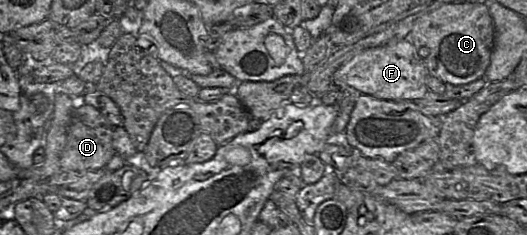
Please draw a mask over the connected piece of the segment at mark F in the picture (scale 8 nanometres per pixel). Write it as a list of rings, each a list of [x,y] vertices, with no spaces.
[[[407,38],[361,51],[342,64],[333,74],[333,84],[349,86],[360,94],[385,100],[421,99],[427,93],[428,69],[414,44]]]

